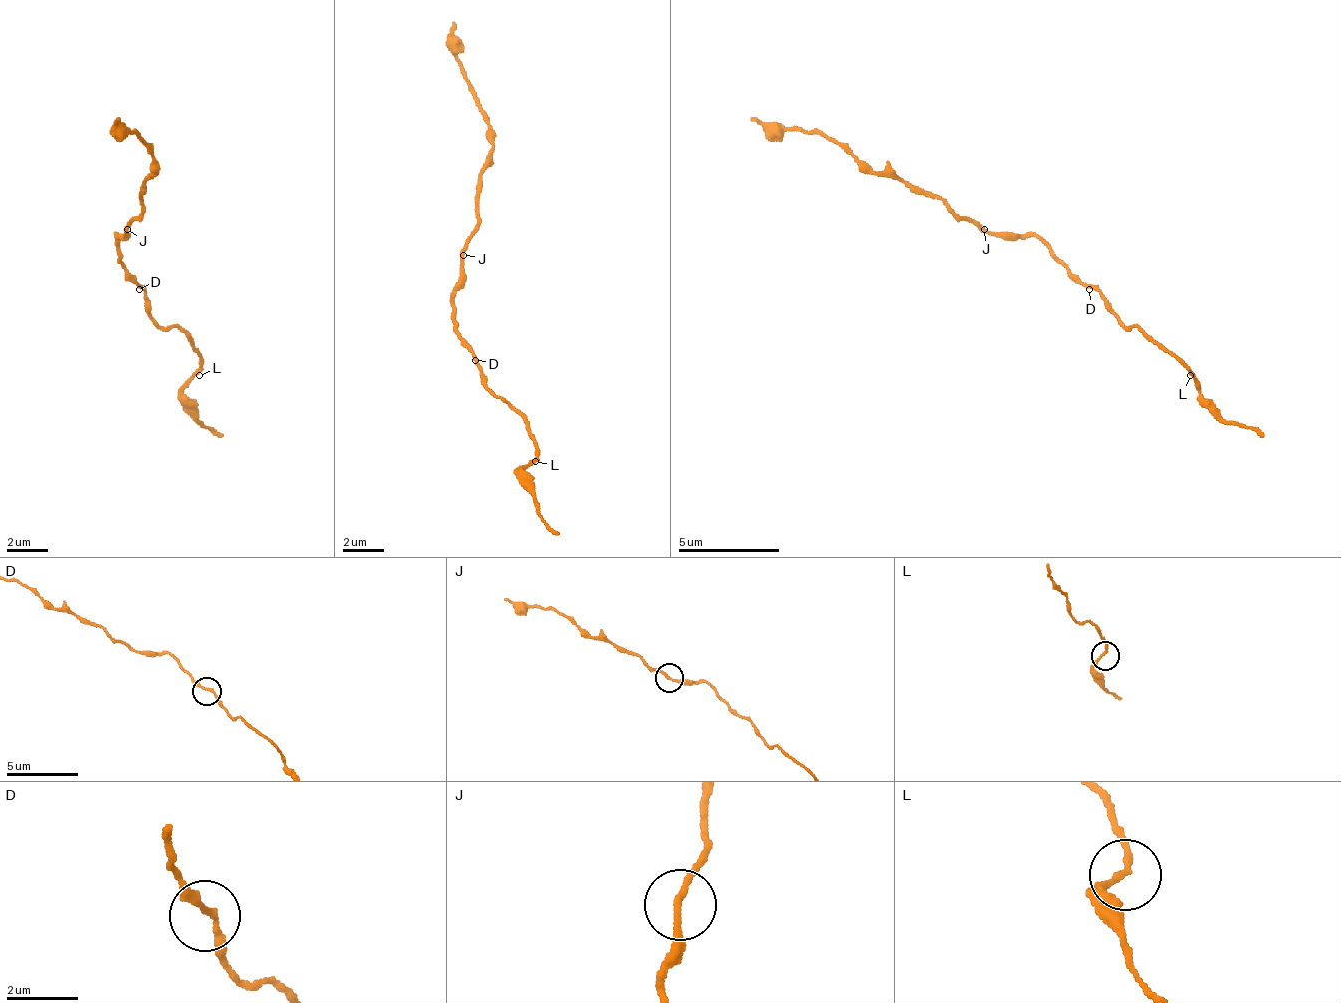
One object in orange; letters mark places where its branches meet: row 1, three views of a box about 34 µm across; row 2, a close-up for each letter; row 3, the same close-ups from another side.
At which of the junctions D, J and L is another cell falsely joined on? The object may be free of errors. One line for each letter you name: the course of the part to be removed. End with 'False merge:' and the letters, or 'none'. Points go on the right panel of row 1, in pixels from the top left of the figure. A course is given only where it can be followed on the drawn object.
J: (982, 228), (851, 157), (815, 132), (749, 117)
False merge: J

